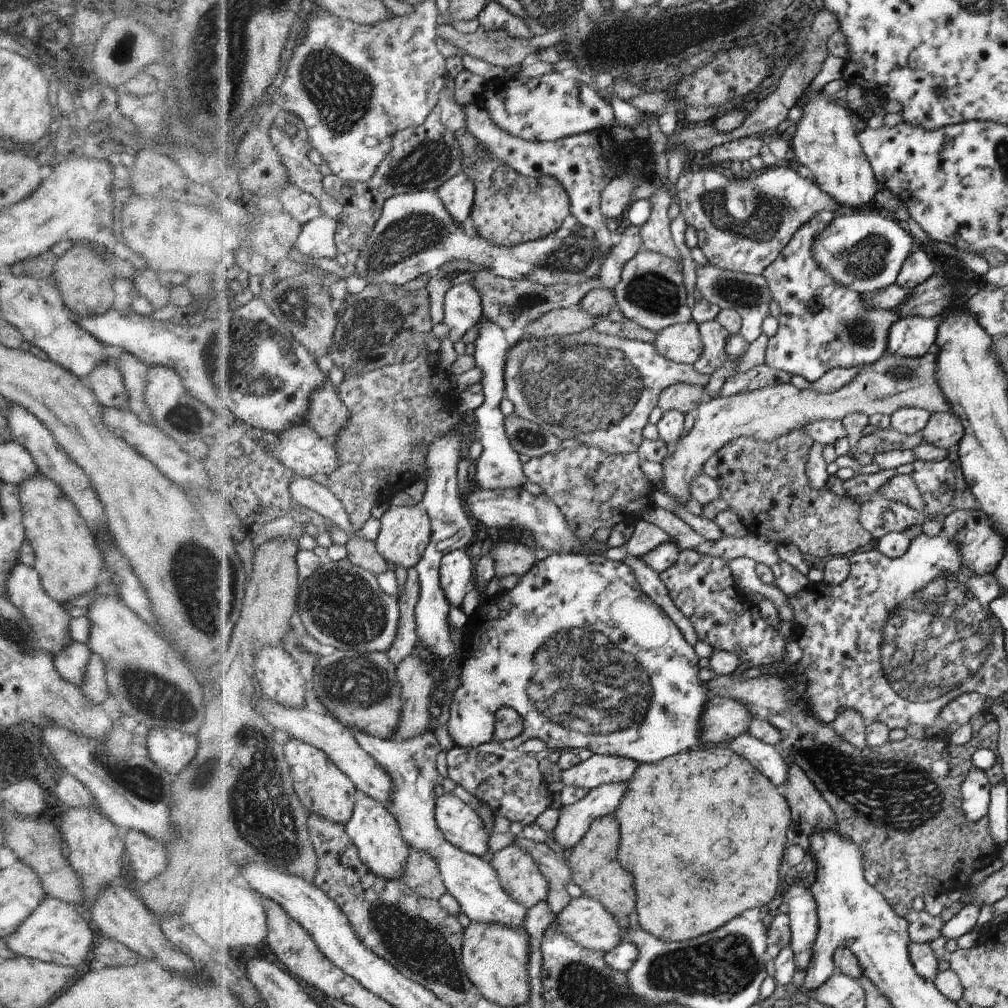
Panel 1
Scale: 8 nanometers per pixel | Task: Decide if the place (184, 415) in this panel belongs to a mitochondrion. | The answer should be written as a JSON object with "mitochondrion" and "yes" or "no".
{"mitochondrion":"yes"}

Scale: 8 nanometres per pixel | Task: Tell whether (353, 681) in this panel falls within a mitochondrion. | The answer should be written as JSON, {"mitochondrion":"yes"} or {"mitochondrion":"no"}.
{"mitochondrion":"yes"}

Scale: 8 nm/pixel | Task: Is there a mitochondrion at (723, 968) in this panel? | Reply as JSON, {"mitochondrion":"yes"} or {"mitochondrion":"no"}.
{"mitochondrion":"yes"}

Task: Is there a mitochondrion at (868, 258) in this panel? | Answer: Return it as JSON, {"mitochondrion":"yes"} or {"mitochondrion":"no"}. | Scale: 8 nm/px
{"mitochondrion":"yes"}

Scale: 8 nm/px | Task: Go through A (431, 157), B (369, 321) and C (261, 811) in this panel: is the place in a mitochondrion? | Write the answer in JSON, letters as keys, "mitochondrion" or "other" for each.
{"A":"mitochondrion","B":"mitochondrion","C":"mitochondrion"}

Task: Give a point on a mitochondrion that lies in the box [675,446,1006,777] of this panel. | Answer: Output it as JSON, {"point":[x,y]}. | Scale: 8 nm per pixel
{"point":[936,639]}

